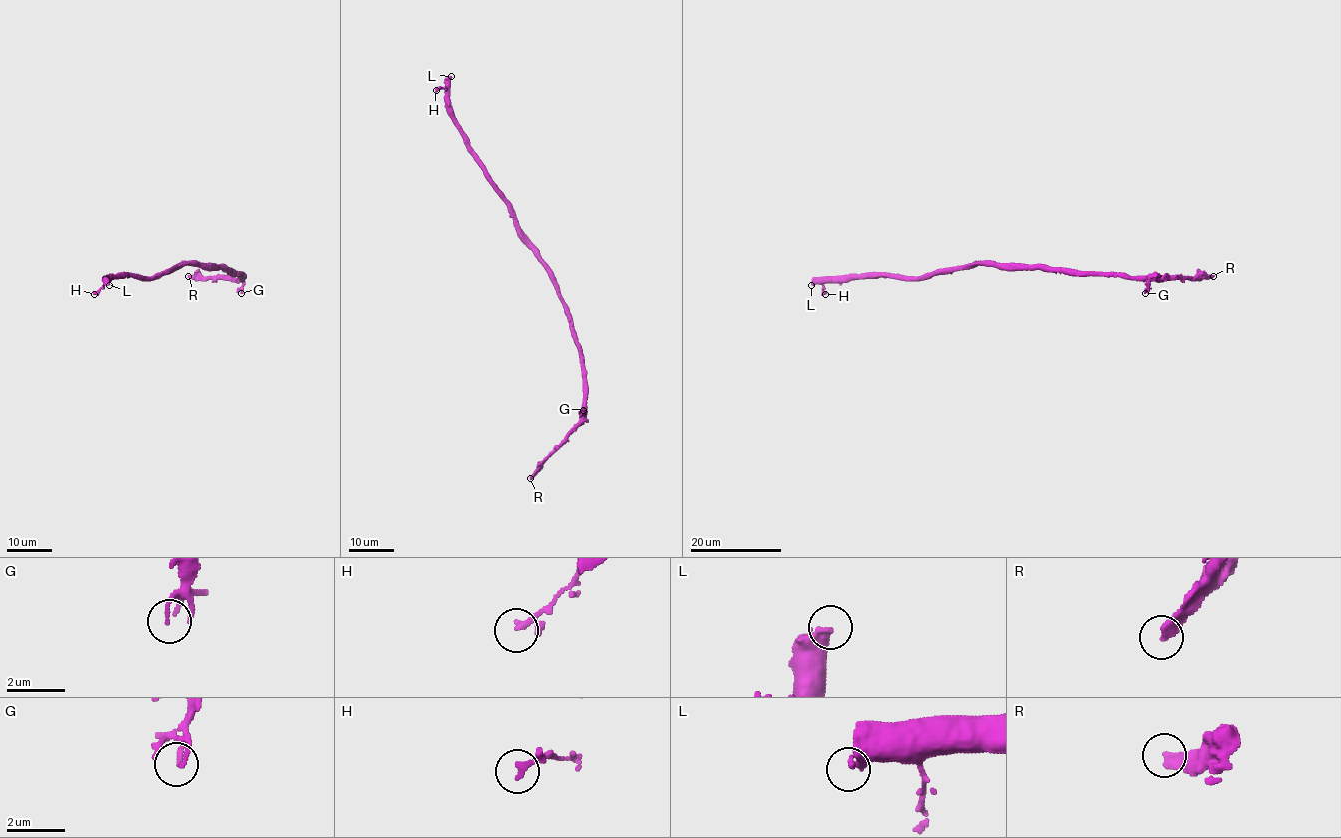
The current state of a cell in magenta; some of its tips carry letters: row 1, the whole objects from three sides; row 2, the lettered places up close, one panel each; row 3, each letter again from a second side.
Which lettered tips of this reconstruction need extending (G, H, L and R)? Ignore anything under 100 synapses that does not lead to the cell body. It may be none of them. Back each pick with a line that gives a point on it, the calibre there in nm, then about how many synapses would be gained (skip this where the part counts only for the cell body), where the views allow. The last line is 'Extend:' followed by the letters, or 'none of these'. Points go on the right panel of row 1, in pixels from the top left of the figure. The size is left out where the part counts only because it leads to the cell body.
R: at (1213, 276); 360 nm thick; about 150 synapses
Extend: R

